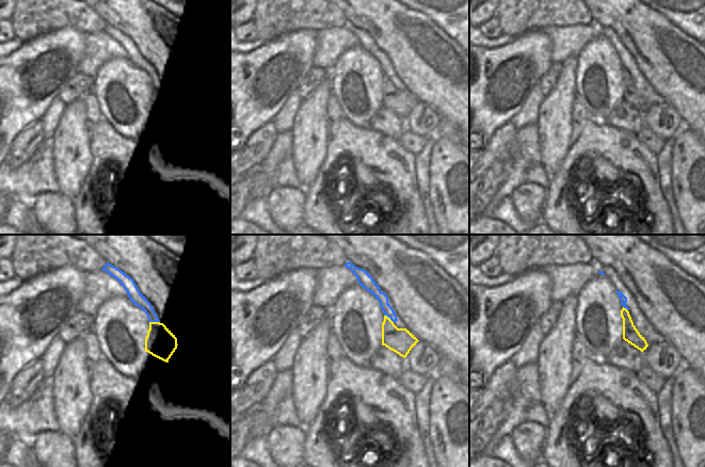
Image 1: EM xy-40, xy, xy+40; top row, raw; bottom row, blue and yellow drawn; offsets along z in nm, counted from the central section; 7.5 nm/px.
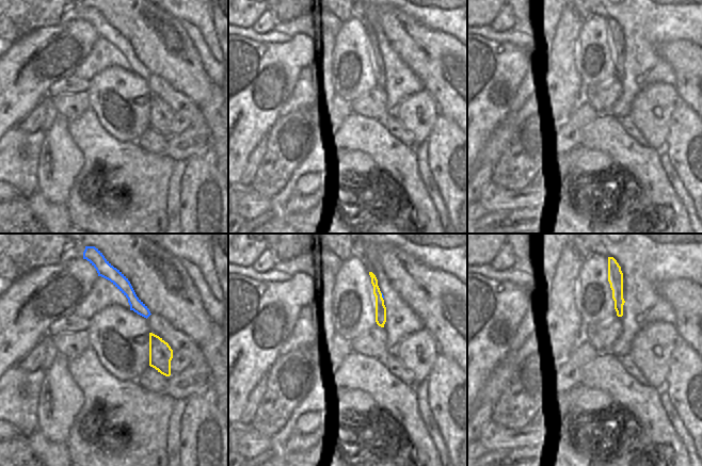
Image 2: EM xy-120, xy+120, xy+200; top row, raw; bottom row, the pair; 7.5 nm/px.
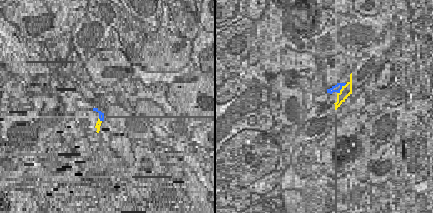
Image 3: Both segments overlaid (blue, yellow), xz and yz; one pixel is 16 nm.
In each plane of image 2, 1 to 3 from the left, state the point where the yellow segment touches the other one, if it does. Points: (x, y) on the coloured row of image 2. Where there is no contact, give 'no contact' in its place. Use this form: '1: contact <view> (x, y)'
1: no contact
2: contact xy+120 (382, 295)
3: no contact

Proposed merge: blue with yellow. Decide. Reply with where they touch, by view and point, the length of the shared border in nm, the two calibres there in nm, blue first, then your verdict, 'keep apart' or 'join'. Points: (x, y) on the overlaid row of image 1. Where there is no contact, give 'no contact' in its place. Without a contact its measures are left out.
xy (388, 317) | 90 nm | 80/190 nm | keep apart

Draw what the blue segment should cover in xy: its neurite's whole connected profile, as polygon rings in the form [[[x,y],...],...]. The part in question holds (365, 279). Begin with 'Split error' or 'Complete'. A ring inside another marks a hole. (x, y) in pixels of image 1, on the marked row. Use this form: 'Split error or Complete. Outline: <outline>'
Complete. Outline: [[[350,261],[345,264],[357,278],[358,284],[368,290],[379,302],[380,306],[384,312],[392,322],[397,322],[397,316],[392,307],[388,304],[388,296],[382,292],[378,284],[373,280],[371,275],[364,269],[359,269],[352,264]]]

